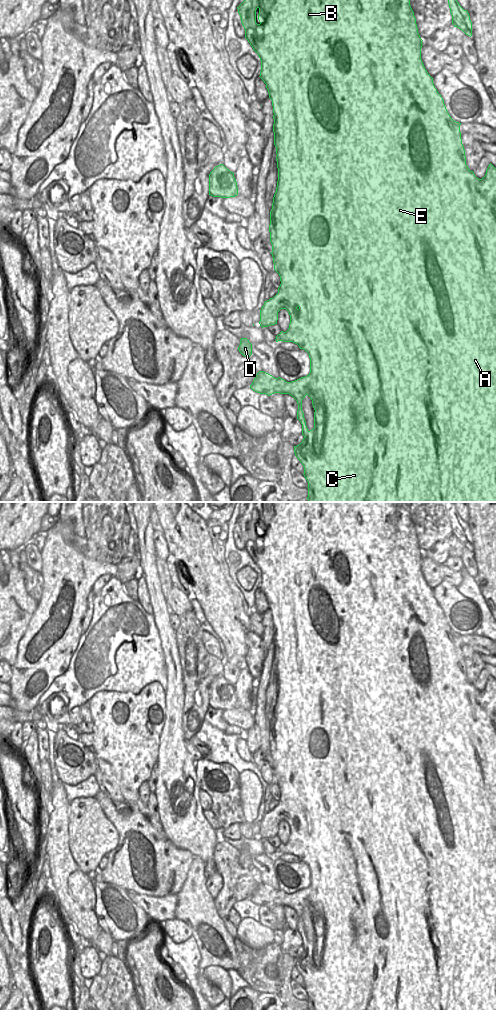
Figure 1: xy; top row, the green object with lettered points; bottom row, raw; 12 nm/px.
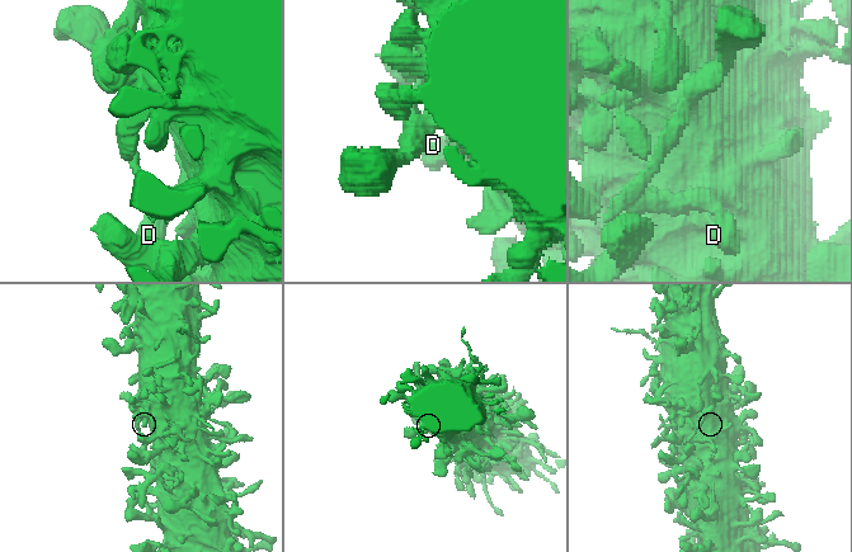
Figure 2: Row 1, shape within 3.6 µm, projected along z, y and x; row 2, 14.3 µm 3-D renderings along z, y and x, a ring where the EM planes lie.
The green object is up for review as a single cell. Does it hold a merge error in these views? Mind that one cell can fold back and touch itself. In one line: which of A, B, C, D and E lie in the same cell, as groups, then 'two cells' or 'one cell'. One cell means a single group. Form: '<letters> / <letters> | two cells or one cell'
A B C D E | one cell

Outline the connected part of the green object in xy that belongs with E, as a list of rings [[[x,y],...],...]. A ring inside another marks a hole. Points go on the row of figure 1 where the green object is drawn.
[[[244,0],[238,7],[245,38],[261,60],[260,78],[266,84],[273,106],[273,132],[276,147],[278,181],[270,211],[270,242],[274,270],[279,274],[281,284],[278,293],[264,302],[260,310],[260,326],[277,324],[278,312],[286,309],[290,324],[286,332],[276,336],[276,342],[293,342],[305,350],[310,358],[310,373],[295,381],[287,382],[278,377],[259,371],[250,388],[268,396],[274,393],[289,394],[298,404],[297,419],[302,424],[302,442],[294,446],[294,453],[304,467],[308,482],[307,502],[496,502],[496,168],[490,163],[482,179],[475,176],[466,165],[460,125],[449,115],[444,100],[434,86],[421,60],[422,39],[418,33],[416,18],[410,0]],[[308,395],[312,400],[314,428],[308,430],[302,400]]]

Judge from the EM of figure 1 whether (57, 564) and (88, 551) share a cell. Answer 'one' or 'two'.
two

